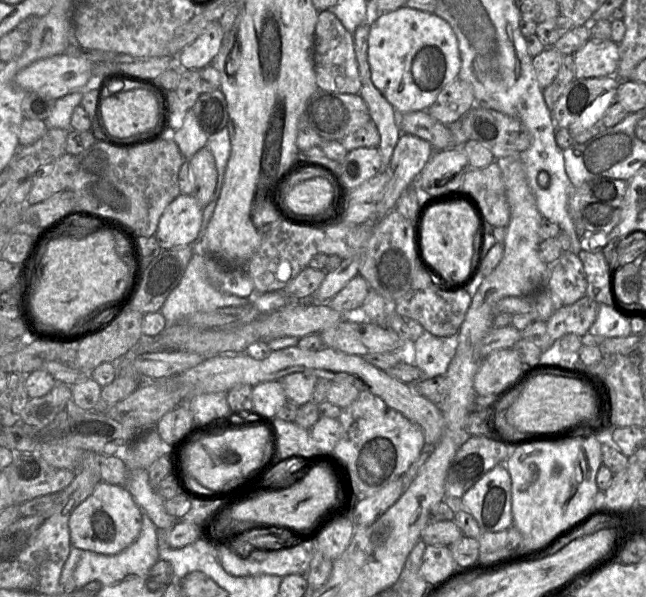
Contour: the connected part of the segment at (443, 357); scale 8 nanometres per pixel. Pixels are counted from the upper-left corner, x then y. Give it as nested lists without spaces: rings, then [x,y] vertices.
[[[424,332],[411,346],[409,358],[422,373],[422,378],[445,375],[455,354],[456,337],[442,338]]]

